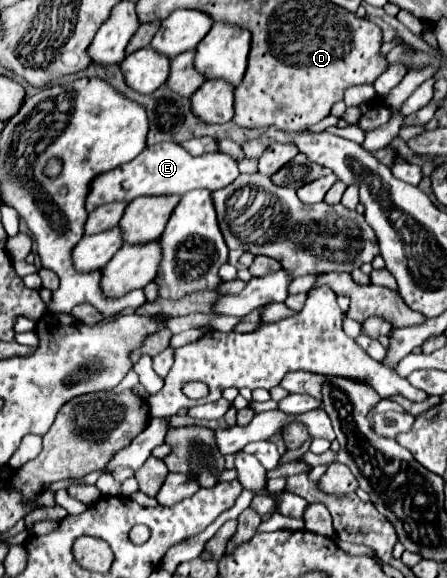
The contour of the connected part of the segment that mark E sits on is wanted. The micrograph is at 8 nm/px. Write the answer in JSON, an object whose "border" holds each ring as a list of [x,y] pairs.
{"border":[[[159,142],[159,144],[147,146],[135,160],[121,164],[119,168],[105,172],[103,176],[97,176],[95,182],[91,182],[93,186],[87,196],[85,208],[87,208],[87,212],[91,212],[101,204],[131,202],[139,196],[169,196],[169,194],[183,196],[197,188],[215,192],[215,190],[231,184],[237,176],[239,176],[237,162],[223,152],[191,156],[189,152],[185,152],[183,146],[179,146],[175,142]]]}

